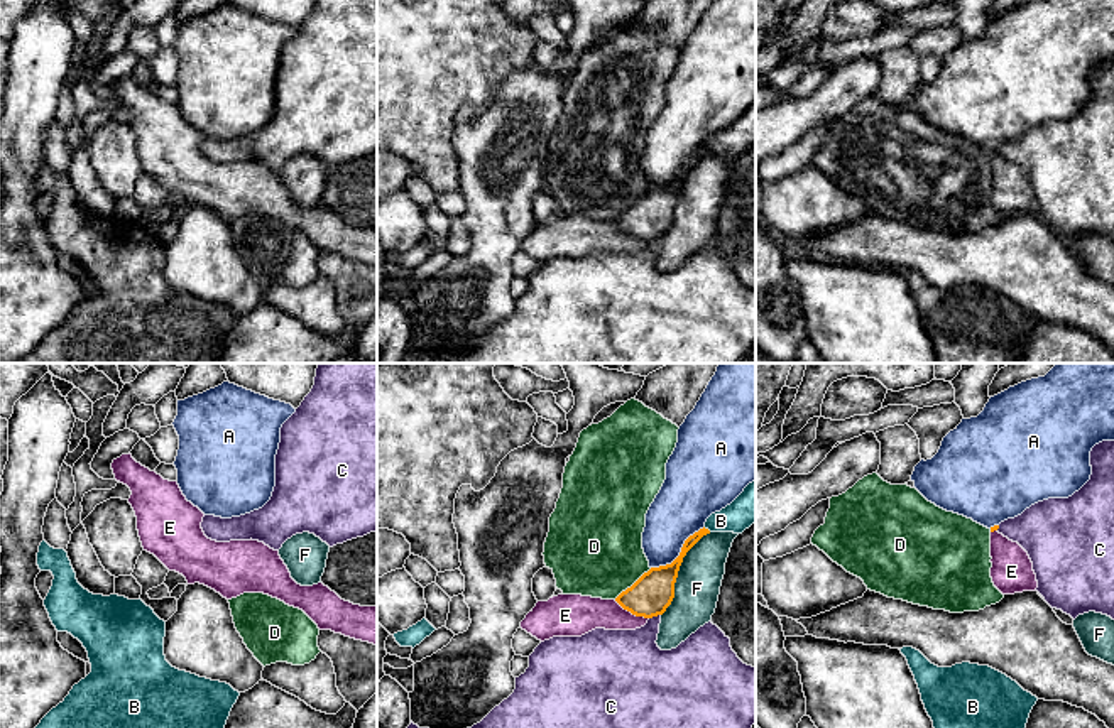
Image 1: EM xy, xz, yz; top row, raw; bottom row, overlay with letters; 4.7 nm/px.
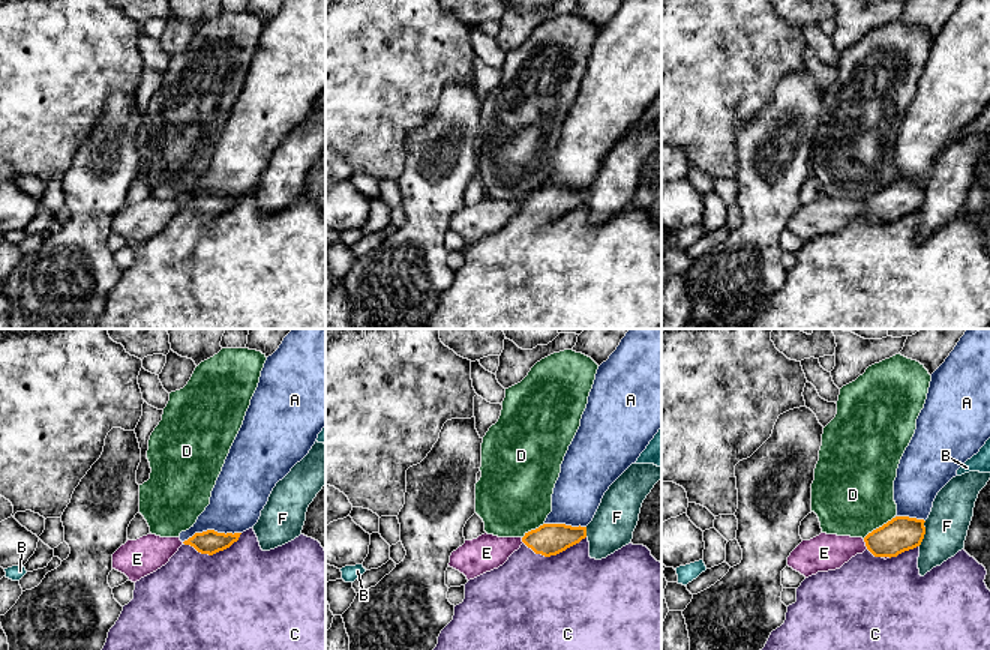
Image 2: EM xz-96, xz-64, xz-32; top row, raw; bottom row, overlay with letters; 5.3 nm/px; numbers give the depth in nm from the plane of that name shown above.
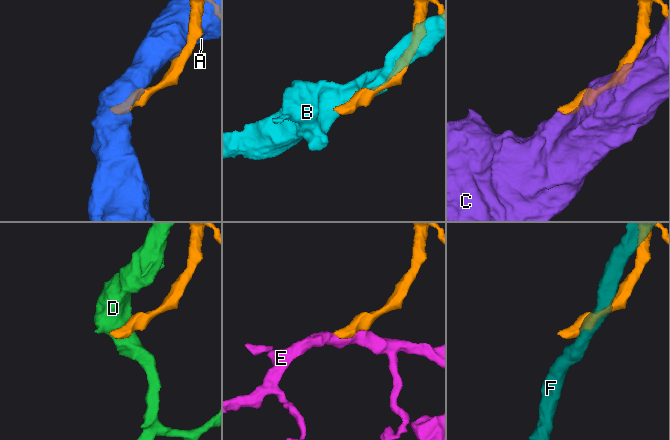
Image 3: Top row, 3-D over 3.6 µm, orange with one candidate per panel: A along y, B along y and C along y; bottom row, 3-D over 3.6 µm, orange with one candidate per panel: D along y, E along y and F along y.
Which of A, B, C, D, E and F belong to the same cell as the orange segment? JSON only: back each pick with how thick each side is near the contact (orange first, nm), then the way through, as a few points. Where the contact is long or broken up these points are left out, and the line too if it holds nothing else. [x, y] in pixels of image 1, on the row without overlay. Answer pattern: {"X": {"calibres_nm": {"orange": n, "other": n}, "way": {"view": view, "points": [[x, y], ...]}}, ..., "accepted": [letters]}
{"C": {"calibres_nm": {"orange": 190, "other": 300}, "way": {"view": "xz", "points": [[649, 218], [655, 237], [653, 249], [629, 282]]}}, "accepted": ["C"]}

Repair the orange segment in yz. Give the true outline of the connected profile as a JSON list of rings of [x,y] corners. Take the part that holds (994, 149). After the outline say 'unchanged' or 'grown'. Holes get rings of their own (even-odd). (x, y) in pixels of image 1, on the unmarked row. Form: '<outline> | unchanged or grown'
[[[1102,62],[1090,73],[1090,101],[1068,120],[1048,120],[1021,137],[991,149],[1029,177],[1036,213],[1057,231],[1070,236],[1095,233],[1114,242],[1114,62]]] | grown

